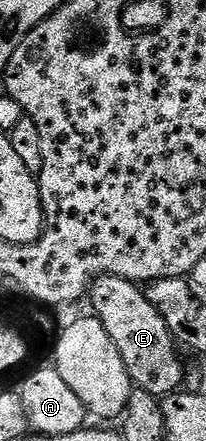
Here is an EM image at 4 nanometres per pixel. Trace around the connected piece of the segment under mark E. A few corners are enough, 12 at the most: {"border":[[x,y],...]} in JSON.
{"border":[[105,273],[89,301],[137,388],[183,388],[179,346],[141,284]]}

